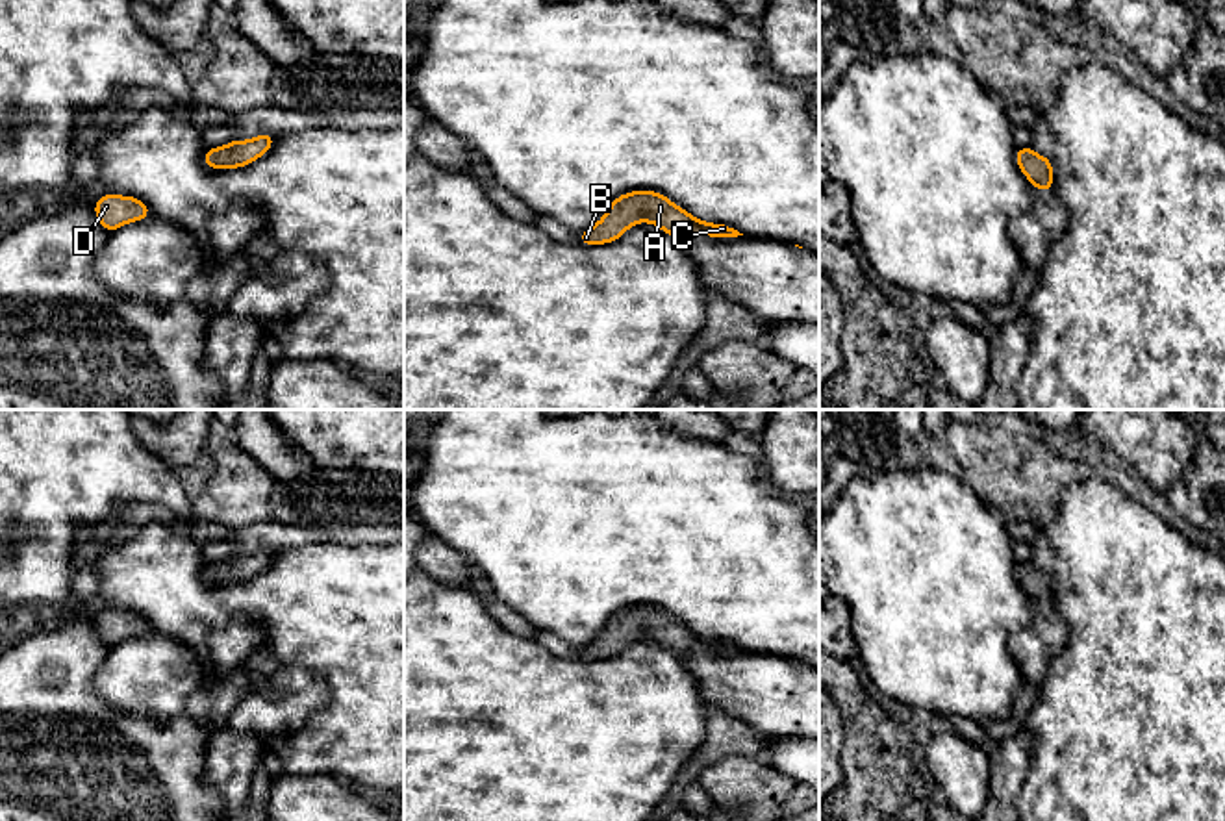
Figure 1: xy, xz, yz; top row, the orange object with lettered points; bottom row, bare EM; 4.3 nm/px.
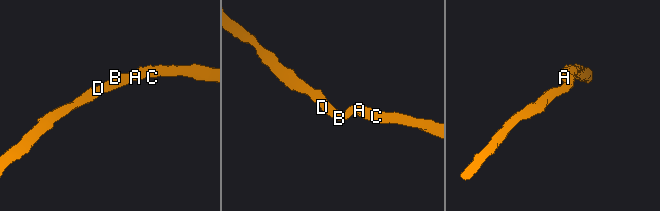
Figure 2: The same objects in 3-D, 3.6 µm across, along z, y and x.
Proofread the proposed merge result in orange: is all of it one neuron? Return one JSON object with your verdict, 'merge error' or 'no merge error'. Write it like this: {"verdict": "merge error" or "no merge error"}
{"verdict": "no merge error"}

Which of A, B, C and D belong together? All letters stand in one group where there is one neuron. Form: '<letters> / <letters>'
A B C D

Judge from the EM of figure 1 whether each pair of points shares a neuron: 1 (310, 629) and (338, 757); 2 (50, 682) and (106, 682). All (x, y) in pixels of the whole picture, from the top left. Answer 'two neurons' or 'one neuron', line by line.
1: one neuron
2: two neurons

